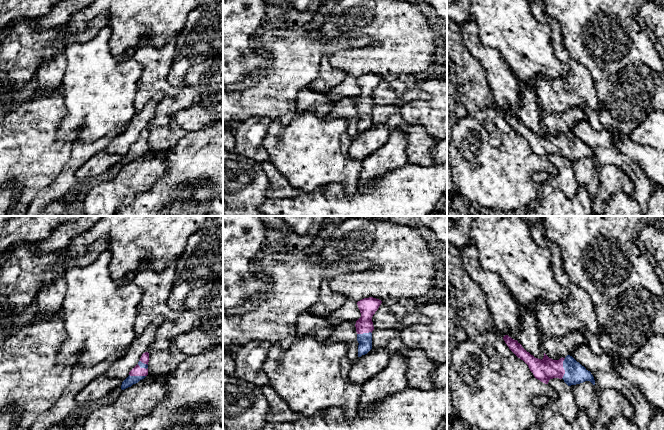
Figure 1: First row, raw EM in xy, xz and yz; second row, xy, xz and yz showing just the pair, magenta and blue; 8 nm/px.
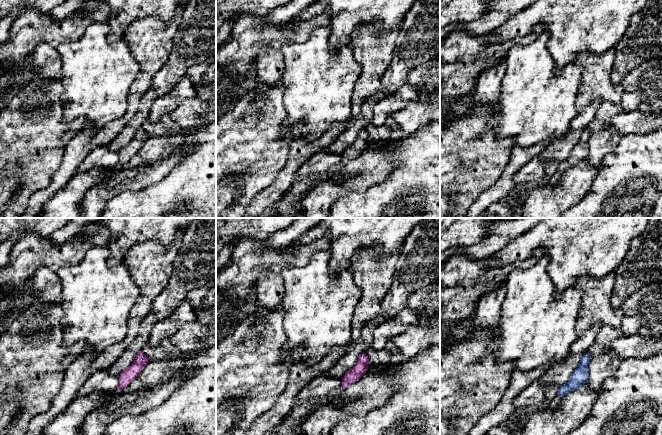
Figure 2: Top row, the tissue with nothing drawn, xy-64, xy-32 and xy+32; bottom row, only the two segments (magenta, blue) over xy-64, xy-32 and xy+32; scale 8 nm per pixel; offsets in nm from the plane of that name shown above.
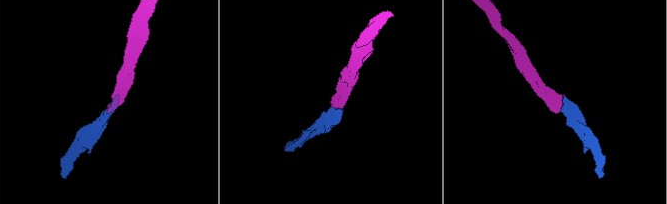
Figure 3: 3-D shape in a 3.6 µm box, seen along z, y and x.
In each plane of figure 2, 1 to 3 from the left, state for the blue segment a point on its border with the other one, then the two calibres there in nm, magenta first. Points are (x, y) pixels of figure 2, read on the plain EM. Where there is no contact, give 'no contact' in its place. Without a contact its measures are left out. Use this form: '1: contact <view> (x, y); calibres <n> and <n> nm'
1: no contact
2: no contact
3: no contact

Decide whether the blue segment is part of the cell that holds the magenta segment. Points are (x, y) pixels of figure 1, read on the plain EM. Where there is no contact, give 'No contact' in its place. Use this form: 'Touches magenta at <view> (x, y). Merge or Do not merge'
Touches magenta at yz (563, 144). Merge

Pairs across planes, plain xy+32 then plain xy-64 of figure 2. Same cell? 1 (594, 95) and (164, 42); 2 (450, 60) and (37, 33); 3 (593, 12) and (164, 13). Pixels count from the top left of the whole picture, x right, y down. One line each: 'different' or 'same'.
1: same
2: same
3: same

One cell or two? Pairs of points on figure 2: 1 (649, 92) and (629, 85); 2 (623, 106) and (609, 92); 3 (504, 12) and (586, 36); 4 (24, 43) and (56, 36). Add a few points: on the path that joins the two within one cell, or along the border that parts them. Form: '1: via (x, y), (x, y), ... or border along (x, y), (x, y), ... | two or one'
1: via (644, 87), (642, 85), (634, 85) | one
2: border along (622, 91), (618, 102), (599, 101), (597, 103) | two
3: border along (522, 10), (511, 14), (494, 29) | two
4: via (32, 36), (48, 36) | one

